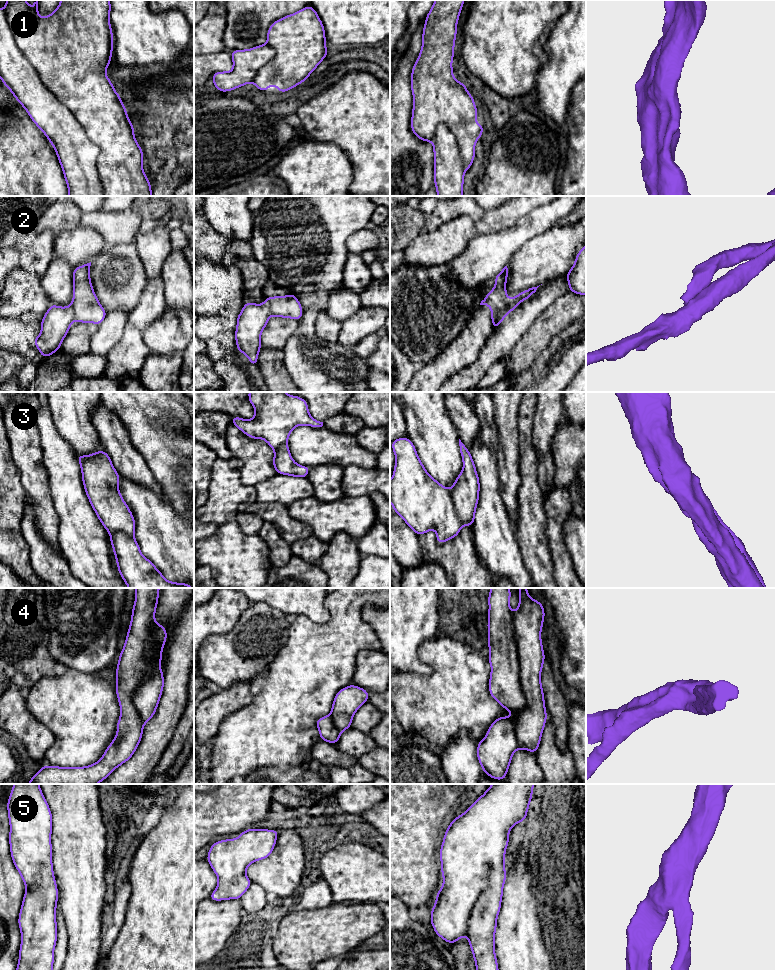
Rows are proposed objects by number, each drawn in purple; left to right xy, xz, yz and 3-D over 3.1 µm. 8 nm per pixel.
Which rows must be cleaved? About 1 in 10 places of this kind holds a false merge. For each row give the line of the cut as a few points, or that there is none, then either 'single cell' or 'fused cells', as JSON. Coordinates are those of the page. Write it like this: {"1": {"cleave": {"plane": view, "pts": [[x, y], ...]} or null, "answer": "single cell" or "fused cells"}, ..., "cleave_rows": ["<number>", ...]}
{"1": {"cleave": null, "answer": "single cell"}, "2": {"cleave": {"plane": "yz", "pts": [[510, 300], [509, 307], [505, 311], [504, 316]]}, "answer": "fused cells"}, "3": {"cleave": null, "answer": "single cell"}, "4": {"cleave": null, "answer": "single cell"}, "5": {"cleave": null, "answer": "single cell"}, "cleave_rows": ["2"]}

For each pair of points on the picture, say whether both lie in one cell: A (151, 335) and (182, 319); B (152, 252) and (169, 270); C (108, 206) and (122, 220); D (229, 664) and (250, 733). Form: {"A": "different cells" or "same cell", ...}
{"A": "same cell", "B": "different cells", "C": "different cells", "D": "different cells"}

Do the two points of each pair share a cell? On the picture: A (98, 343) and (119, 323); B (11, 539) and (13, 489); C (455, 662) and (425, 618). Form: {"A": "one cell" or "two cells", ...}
{"A": "one cell", "B": "one cell", "C": "two cells"}

